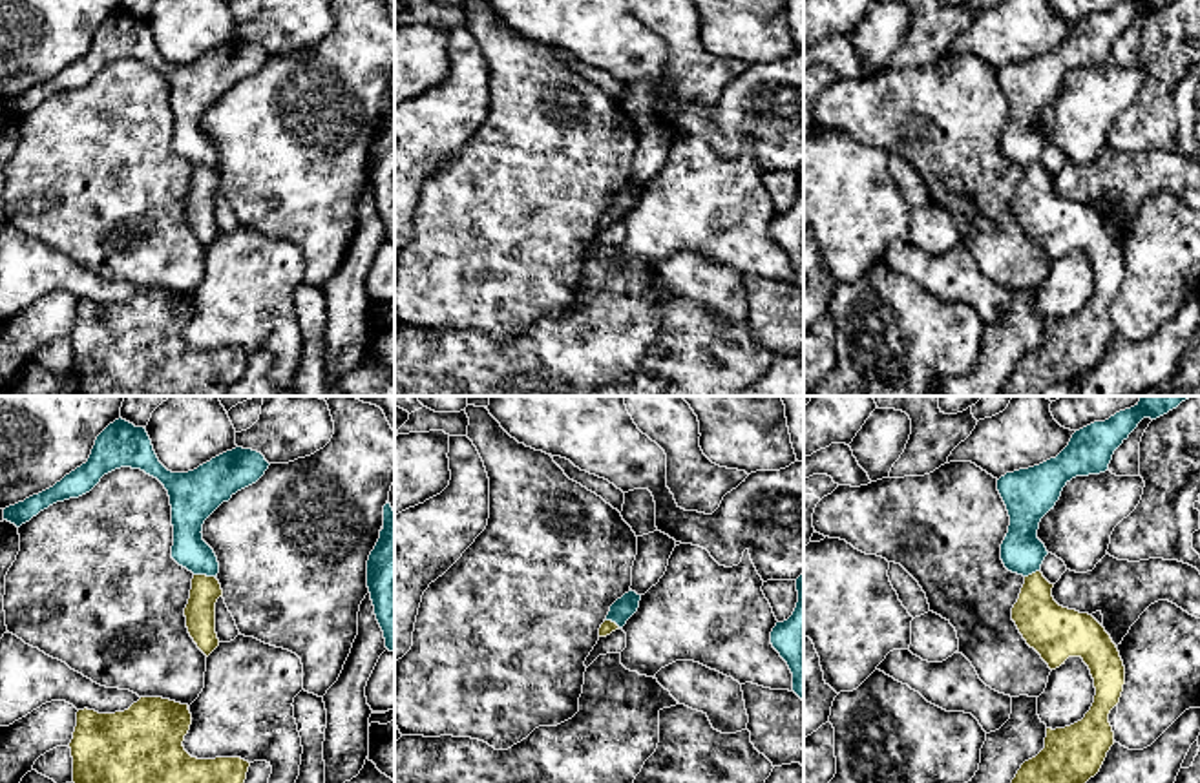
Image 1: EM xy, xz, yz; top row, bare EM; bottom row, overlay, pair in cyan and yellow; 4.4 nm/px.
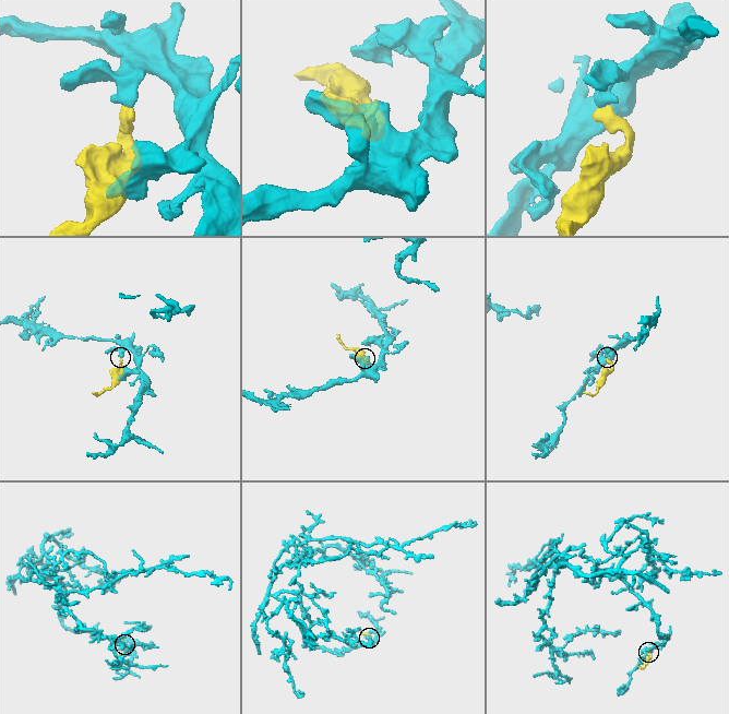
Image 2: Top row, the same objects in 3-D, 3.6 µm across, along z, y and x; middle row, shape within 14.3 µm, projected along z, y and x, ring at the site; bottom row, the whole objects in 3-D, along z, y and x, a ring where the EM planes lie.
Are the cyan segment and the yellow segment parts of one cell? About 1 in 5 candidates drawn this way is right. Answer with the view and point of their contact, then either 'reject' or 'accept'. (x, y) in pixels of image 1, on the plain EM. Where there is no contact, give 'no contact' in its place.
contact xy (205, 165); reject

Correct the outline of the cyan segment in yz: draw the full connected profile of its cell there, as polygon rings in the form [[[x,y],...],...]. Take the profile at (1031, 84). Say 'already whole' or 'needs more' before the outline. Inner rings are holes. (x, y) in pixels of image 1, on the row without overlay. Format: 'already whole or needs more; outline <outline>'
already whole; outline [[[1173,0],[1120,2],[1105,13],[1076,22],[1056,49],[1001,68],[997,82],[1010,108],[1008,124],[1001,135],[1005,159],[1023,168],[1039,162],[1048,146],[1037,130],[1039,113],[1054,100],[1063,78],[1076,68],[1105,64],[1114,42],[1143,9],[1156,11],[1169,2]]]

